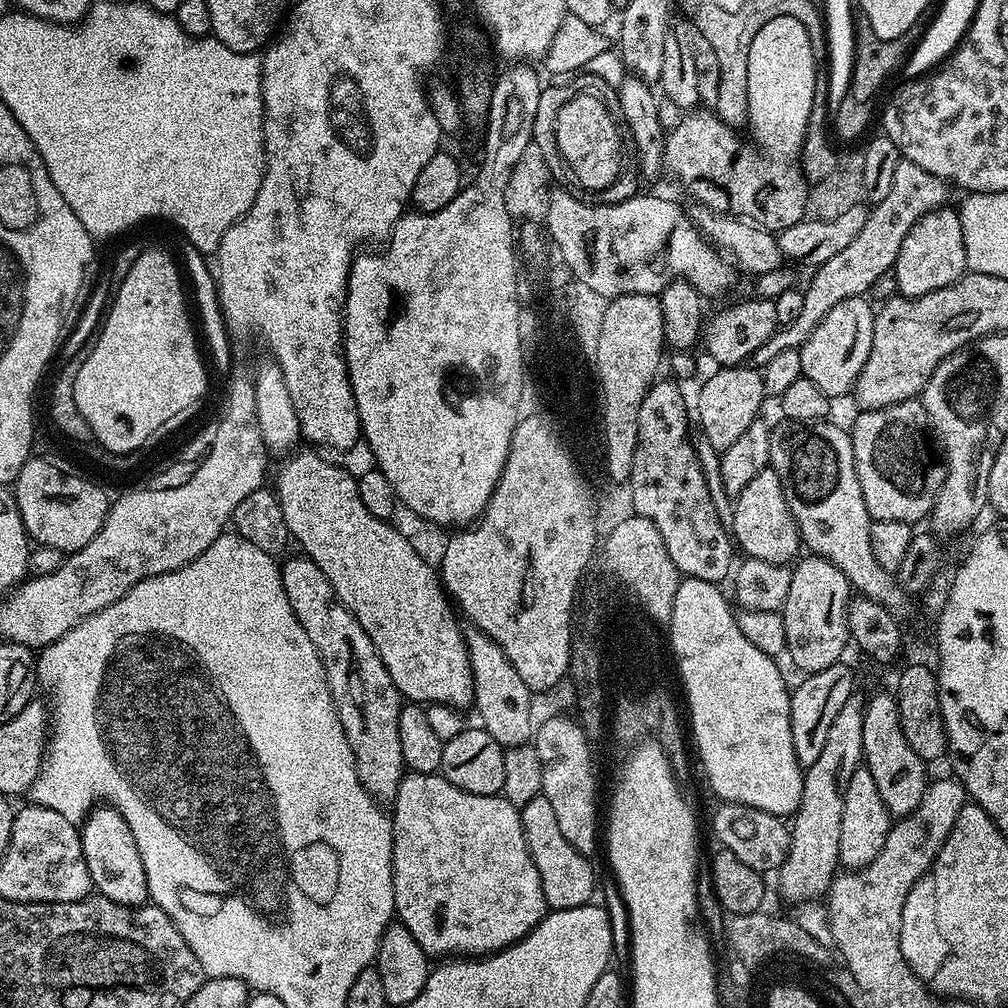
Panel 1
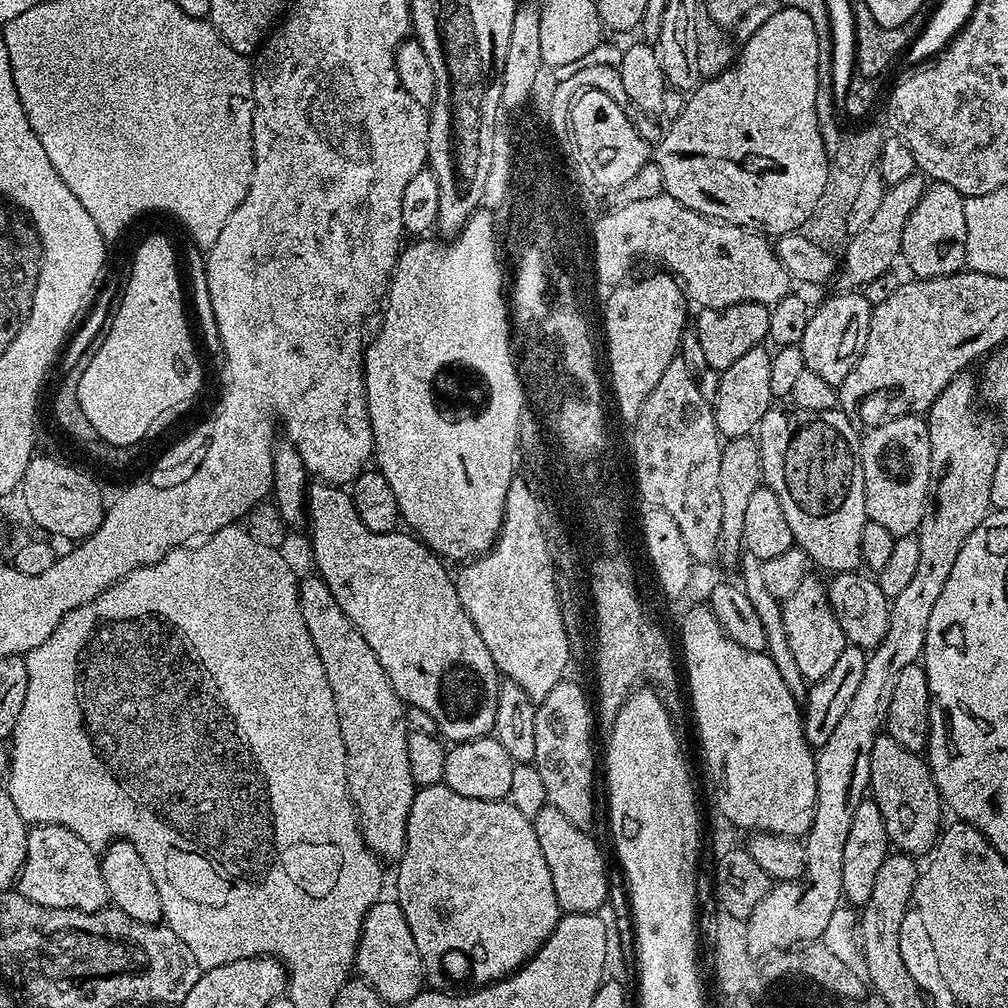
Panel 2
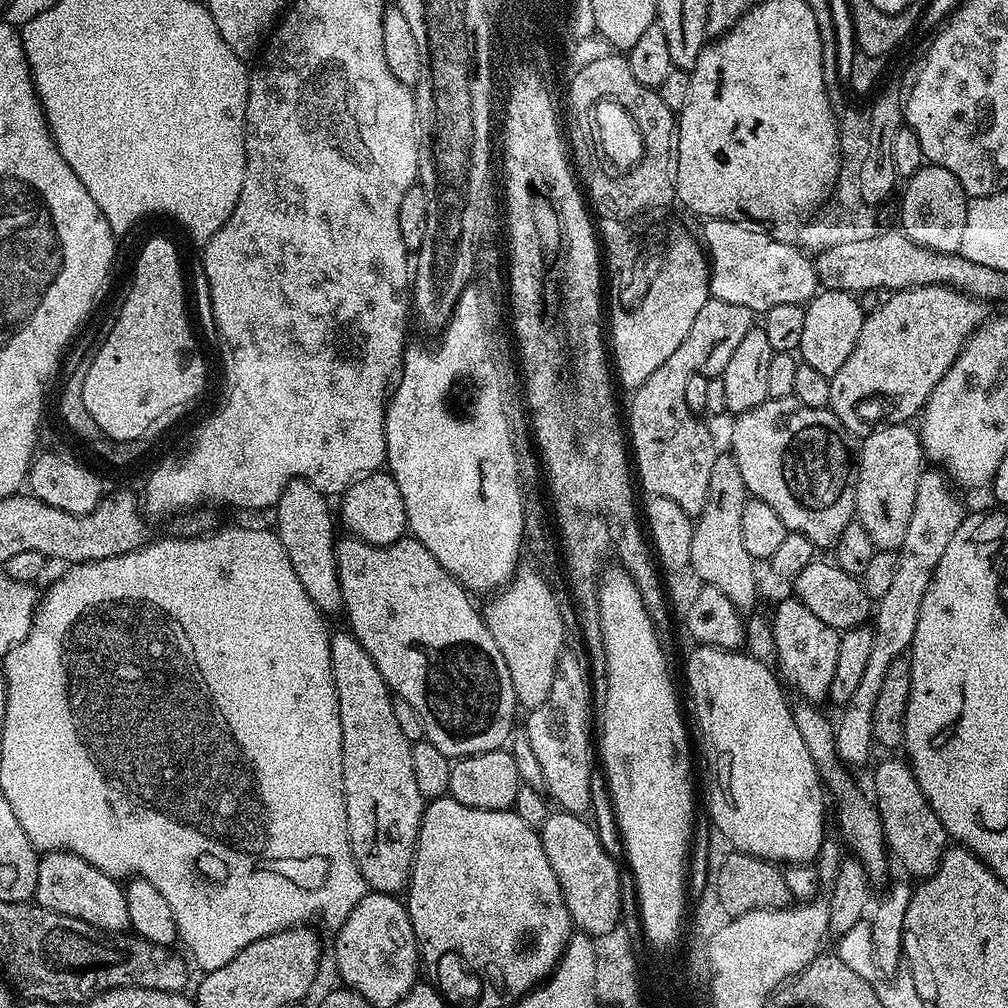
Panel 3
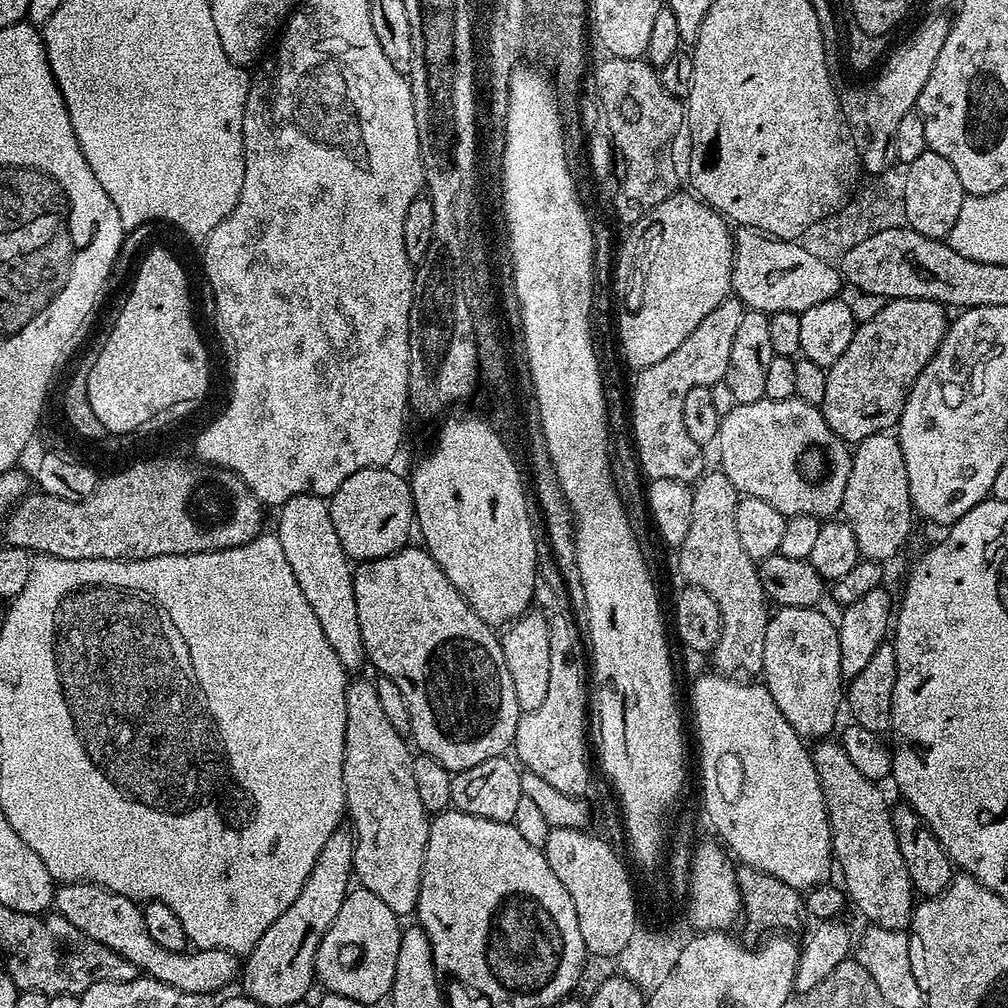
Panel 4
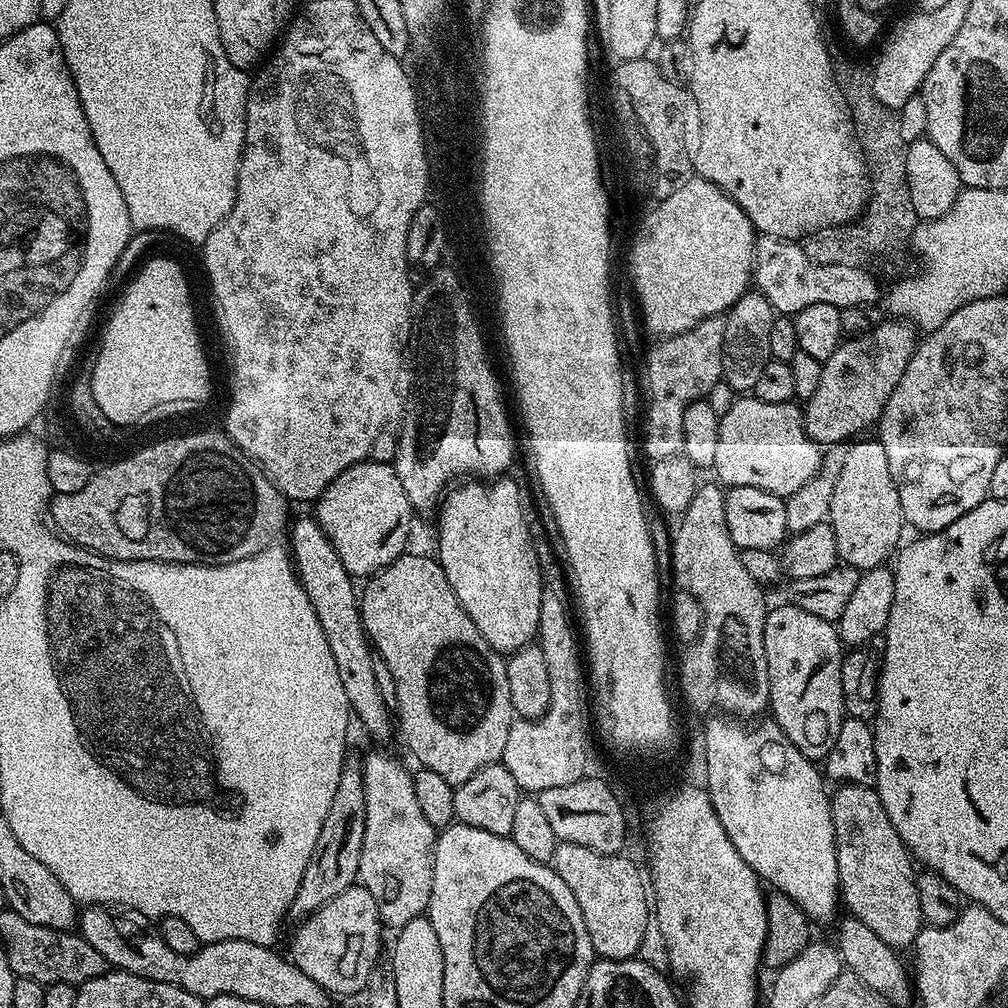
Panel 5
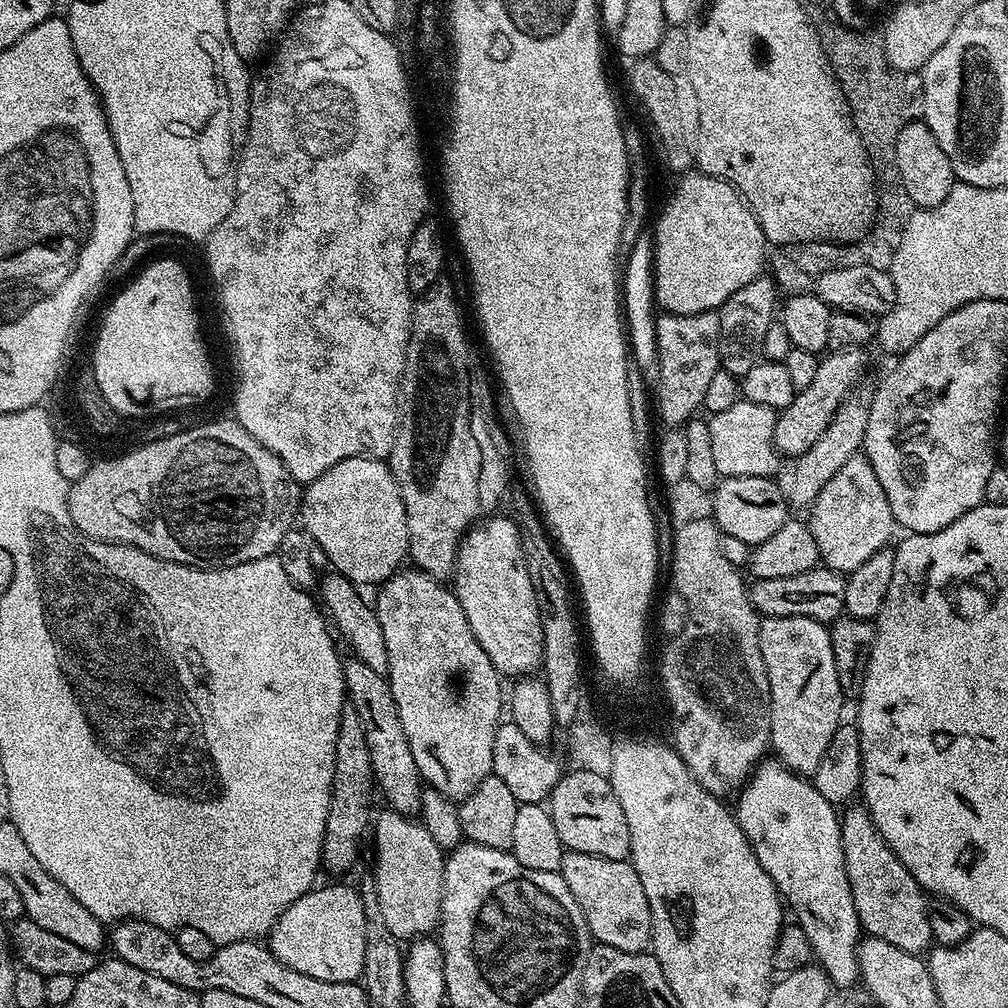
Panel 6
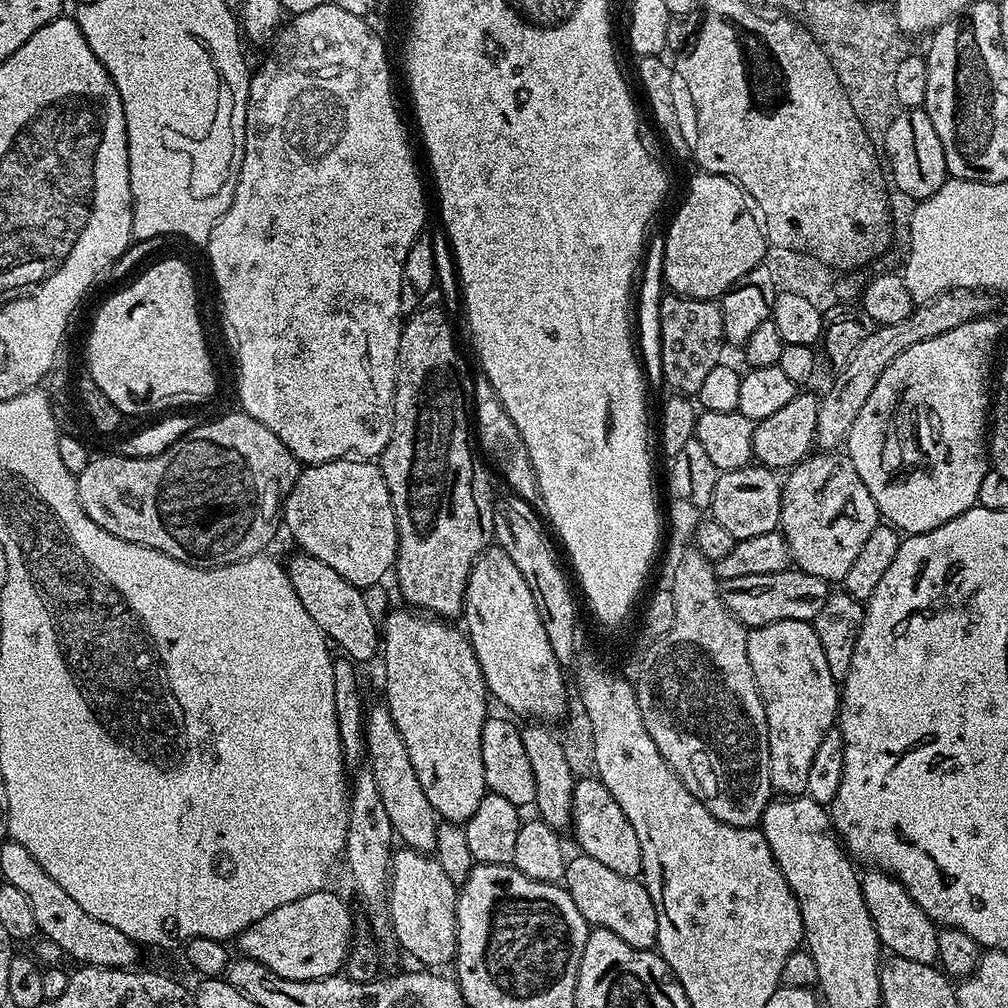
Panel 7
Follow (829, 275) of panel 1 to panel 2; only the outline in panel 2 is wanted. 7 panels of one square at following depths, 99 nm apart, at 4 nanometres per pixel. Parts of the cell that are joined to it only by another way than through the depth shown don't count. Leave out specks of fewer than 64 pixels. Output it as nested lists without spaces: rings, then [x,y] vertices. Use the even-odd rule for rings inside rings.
[[[914,174],[910,178],[904,179],[903,182],[894,182],[885,187],[884,197],[882,203],[878,205],[878,211],[871,216],[870,222],[866,222],[866,226],[862,226],[862,230],[851,233],[852,241],[844,248],[844,260],[842,256],[842,263],[838,268],[838,281],[840,280],[841,289],[863,289],[864,285],[874,278],[878,278],[878,274],[889,271],[895,265],[892,263],[900,256],[902,230],[906,226],[914,206],[922,198],[925,187],[925,177],[920,174]]]

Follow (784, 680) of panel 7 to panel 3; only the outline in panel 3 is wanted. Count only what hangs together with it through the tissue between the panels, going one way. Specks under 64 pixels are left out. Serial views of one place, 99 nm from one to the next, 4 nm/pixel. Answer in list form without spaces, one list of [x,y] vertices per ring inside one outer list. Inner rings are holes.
[[[798,599],[782,601],[772,616],[772,644],[776,647],[776,660],[780,663],[779,675],[796,687],[795,695],[802,699],[820,702],[827,697],[830,682],[834,682],[834,666],[838,666],[839,641],[840,632],[826,626],[818,614],[806,610]]]

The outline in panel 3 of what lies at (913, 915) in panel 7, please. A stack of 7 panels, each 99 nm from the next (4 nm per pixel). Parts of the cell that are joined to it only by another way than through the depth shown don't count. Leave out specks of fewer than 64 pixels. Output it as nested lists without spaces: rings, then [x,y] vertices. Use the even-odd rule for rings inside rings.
[[[795,697],[790,707],[794,724],[798,726],[798,732],[806,744],[810,758],[814,758],[821,781],[827,786],[831,797],[833,794],[838,802],[838,824],[847,844],[854,850],[853,855],[864,864],[869,879],[880,879],[886,872],[889,860],[881,818],[875,803],[860,792],[849,774],[851,771],[837,754],[835,725],[817,709],[819,707],[813,701]]]

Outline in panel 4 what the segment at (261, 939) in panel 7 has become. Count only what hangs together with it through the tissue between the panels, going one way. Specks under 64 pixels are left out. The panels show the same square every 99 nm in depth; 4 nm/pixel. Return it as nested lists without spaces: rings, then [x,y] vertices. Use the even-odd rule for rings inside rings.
[[[359,886],[353,887],[342,902],[342,910],[338,910],[338,918],[334,918],[316,951],[316,980],[324,983],[328,992],[354,998],[354,1002],[362,1002],[365,1006],[372,1006],[379,1000],[387,1001],[394,982],[394,970],[398,966],[401,931],[401,917],[396,916],[394,910],[378,898],[378,894]]]

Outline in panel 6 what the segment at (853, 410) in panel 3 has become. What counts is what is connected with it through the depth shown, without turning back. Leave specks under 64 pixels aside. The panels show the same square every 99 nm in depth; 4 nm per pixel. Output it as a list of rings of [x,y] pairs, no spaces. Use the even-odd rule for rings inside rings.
[[[842,348],[829,351],[820,360],[810,386],[798,392],[790,402],[790,406],[779,409],[774,426],[774,442],[777,453],[781,457],[795,458],[806,454],[806,450],[810,450],[810,446],[814,446],[814,442],[822,438],[826,426],[830,426],[840,403],[846,399],[853,388],[857,387],[859,380],[856,379],[863,374],[864,367],[868,364],[866,353],[864,348]]]

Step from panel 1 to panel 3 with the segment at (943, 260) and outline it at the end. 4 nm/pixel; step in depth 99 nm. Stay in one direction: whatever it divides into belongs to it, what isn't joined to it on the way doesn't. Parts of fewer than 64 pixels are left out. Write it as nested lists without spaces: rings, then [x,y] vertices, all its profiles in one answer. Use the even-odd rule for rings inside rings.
[[[925,163],[914,175],[907,177],[904,188],[904,197],[900,200],[899,231],[908,236],[918,246],[926,246],[934,252],[959,252],[962,246],[962,229],[966,227],[966,210],[968,209],[969,196],[962,190],[962,182],[937,164]]]

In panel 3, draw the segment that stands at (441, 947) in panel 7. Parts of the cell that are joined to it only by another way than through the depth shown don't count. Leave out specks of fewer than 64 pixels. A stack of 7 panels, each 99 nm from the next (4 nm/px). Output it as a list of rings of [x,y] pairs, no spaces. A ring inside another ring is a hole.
[[[343,631],[331,633],[330,666],[334,674],[342,722],[342,782],[348,841],[365,885],[374,892],[400,894],[407,889],[408,880],[412,876],[412,859],[416,853],[416,839],[420,833],[426,803],[424,795],[418,790],[418,782],[414,782],[413,741],[408,740],[406,734],[402,734],[402,729],[398,727],[398,718],[394,718],[392,705],[393,693],[382,678],[382,674],[378,674],[374,658],[366,654],[366,650],[356,641],[351,631]]]

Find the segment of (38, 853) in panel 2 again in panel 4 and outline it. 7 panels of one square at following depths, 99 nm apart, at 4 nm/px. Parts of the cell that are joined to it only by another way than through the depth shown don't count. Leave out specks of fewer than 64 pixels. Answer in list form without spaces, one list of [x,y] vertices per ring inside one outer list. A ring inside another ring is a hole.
[[[64,882],[56,889],[54,908],[59,915],[70,922],[70,926],[78,926],[82,934],[94,938],[94,942],[102,942],[102,946],[110,946],[122,958],[135,966],[139,973],[151,976],[153,980],[166,986],[174,986],[190,994],[223,993],[232,979],[237,979],[242,964],[237,953],[228,952],[225,948],[202,948],[175,952],[158,946],[154,938],[146,931],[146,918],[143,907],[137,901],[111,892],[102,884],[85,884],[83,882]]]

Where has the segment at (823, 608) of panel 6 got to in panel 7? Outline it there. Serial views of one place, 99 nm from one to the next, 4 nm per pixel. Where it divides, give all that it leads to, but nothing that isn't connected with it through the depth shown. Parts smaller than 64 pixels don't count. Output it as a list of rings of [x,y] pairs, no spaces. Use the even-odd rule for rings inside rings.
[[[792,566],[778,574],[750,574],[750,578],[734,578],[725,580],[722,584],[724,604],[747,629],[783,620],[810,622],[816,617],[818,610],[822,610],[829,594],[829,581],[814,578],[814,574],[806,574]]]

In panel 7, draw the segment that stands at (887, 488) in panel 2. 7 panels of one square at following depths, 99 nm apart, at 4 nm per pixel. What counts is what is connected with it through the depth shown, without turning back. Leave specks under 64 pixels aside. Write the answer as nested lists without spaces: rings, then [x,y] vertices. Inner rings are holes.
[[[824,450],[809,455],[783,477],[780,490],[779,531],[788,543],[791,563],[799,571],[829,582],[843,581],[846,570],[862,550],[862,542],[870,538],[882,520],[870,490],[854,470],[851,455],[842,453]]]

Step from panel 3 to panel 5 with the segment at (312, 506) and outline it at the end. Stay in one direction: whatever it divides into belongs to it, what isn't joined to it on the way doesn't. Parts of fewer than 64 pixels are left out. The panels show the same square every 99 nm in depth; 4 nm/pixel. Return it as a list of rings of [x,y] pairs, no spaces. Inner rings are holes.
[[[311,515],[304,516],[296,525],[293,523],[290,555],[300,585],[306,590],[306,598],[310,598],[310,606],[314,606],[314,614],[318,614],[318,626],[326,634],[326,642],[330,646],[330,654],[334,654],[334,666],[338,666],[338,678],[342,681],[342,690],[346,690],[348,706],[353,717],[360,719],[360,724],[376,740],[388,740],[394,736],[394,716],[390,705],[382,698],[382,690],[378,690],[378,678],[374,674],[374,662],[377,657],[368,636],[364,633],[364,623],[360,617],[360,601],[358,588],[355,588],[354,577],[342,566],[342,558],[338,558],[338,550],[326,538],[322,526]]]

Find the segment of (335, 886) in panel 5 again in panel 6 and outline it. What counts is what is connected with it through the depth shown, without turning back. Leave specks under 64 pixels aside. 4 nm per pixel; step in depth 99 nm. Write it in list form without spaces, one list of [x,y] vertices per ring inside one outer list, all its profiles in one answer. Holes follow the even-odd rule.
[[[346,702],[343,709],[340,711],[339,726],[338,726],[338,737],[335,743],[334,750],[334,778],[331,779],[331,800],[330,806],[328,807],[328,813],[326,814],[326,830],[324,831],[324,841],[322,842],[322,854],[320,855],[322,861],[323,871],[328,872],[348,872],[356,864],[356,859],[360,856],[360,843],[364,840],[364,831],[369,831],[370,825],[373,823],[373,813],[370,814],[372,808],[372,796],[375,797],[375,776],[373,774],[373,766],[370,763],[370,750],[367,749],[366,734],[363,733],[362,722],[359,721],[358,712],[355,710],[352,703]]]

